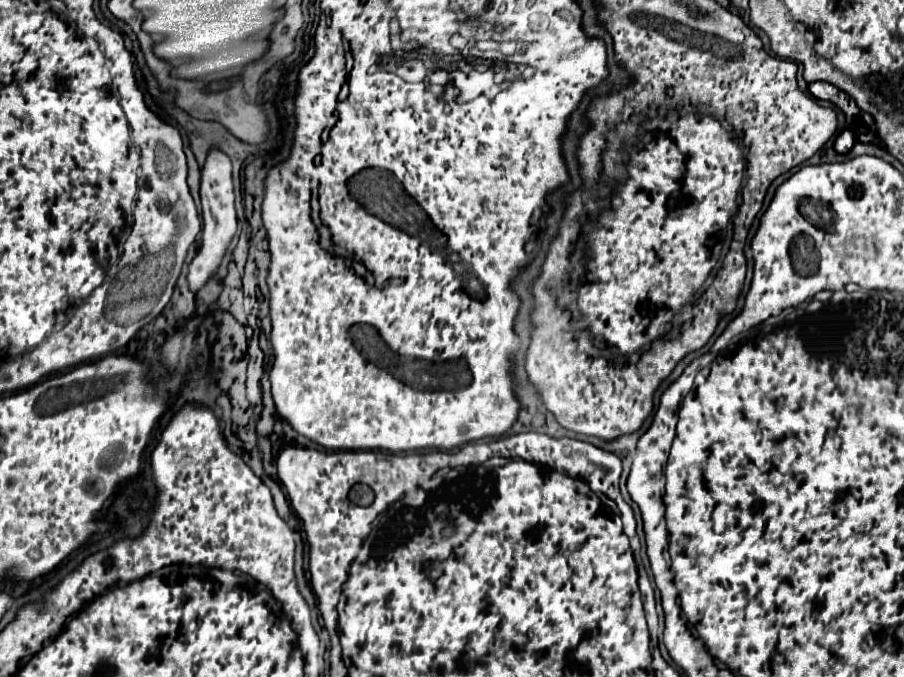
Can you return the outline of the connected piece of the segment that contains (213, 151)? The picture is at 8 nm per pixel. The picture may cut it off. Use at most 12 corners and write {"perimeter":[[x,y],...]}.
{"perimeter":[[210,148],[200,170],[202,248],[192,290],[218,270],[236,232],[230,158]]}

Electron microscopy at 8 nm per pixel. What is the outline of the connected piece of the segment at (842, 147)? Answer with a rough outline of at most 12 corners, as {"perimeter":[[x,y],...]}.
{"perimeter":[[842,130],[836,136],[836,152],[846,154],[854,144],[854,132]]}

